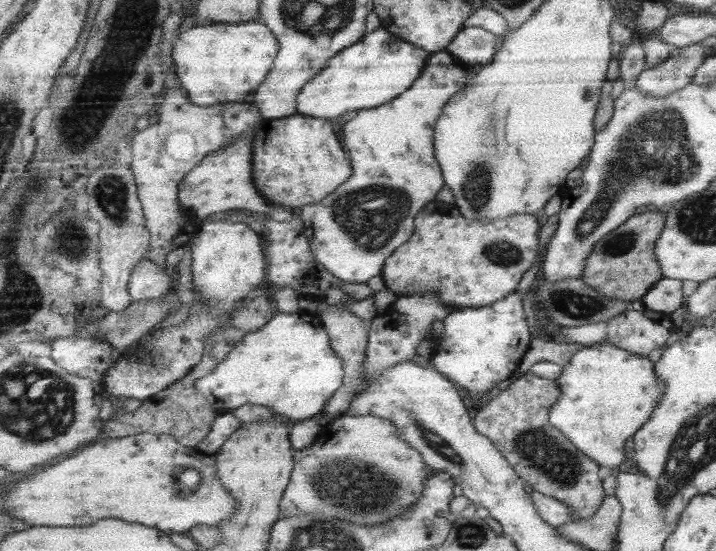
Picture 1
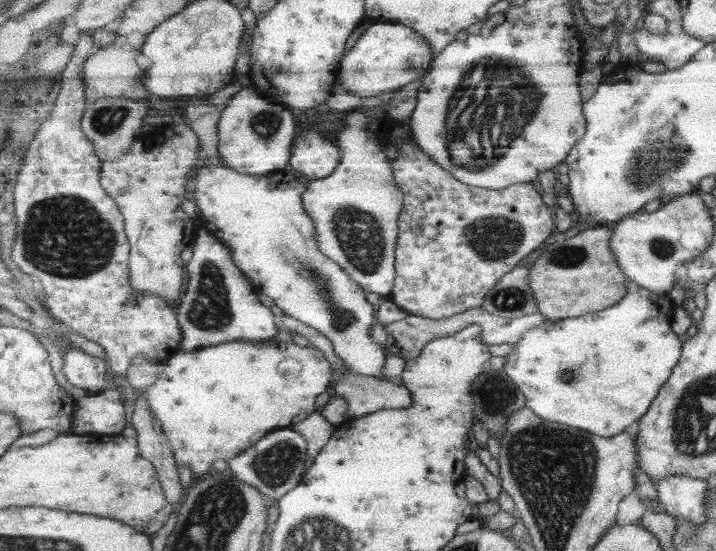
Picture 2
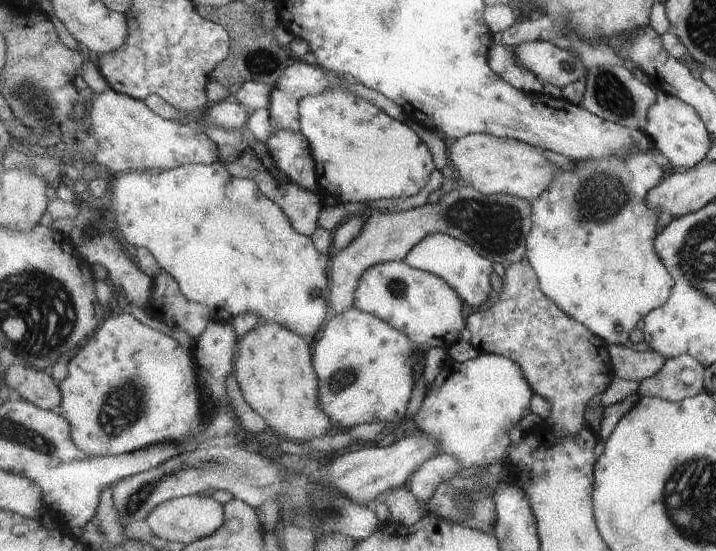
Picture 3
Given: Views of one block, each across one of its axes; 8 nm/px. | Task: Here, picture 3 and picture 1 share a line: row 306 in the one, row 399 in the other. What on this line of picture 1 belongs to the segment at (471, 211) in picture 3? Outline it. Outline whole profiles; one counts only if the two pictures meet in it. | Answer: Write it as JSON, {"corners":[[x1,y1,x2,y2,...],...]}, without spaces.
{"corners":[[347,303,344,304,345,308,343,304,327,306,318,316,320,323,324,325,332,339,332,345,338,357,344,360,344,385,333,395,323,412,333,419,348,412,352,401,357,396,357,392,361,390,361,386,364,384,362,379,364,375,364,360,366,359,366,350,369,344,368,323,347,310]]}

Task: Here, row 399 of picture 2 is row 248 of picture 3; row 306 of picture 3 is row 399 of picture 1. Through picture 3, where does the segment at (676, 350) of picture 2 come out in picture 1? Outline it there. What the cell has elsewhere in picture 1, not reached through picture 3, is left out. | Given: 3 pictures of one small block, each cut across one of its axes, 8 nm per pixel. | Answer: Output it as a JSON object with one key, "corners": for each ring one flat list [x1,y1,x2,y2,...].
{"corners":[[612,342,597,343,577,351,564,366,561,378,556,380,562,395,550,408,549,422,557,426,583,454,589,455,603,468,615,469,623,464,623,442,635,433,653,412,653,406,664,394,664,382,655,373,654,364,643,354,633,354,629,350,621,350]]}

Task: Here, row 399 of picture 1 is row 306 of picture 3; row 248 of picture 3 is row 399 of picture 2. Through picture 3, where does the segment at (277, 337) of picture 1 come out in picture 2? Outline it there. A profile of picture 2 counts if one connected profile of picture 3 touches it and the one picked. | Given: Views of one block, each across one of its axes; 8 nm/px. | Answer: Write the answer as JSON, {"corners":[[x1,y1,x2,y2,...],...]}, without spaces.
{"corners":[[293,341,275,342,229,342,229,344,221,344,221,346,208,346,204,349,195,349,189,352,179,352,174,354,168,361,168,367,163,371,154,385,149,387,144,395,150,402,151,408,155,416,164,428,164,432,169,439,170,445,173,447,174,455,178,465,189,465,193,472,194,478,201,478,214,472,213,462,215,460,224,460,235,458,241,451,248,449,250,446,255,446,266,434,270,432,291,427,302,420,305,420,310,414,317,411,317,398,323,392,332,391,335,374,332,366,322,350,316,346,309,344,308,347,301,347,293,343]]}

